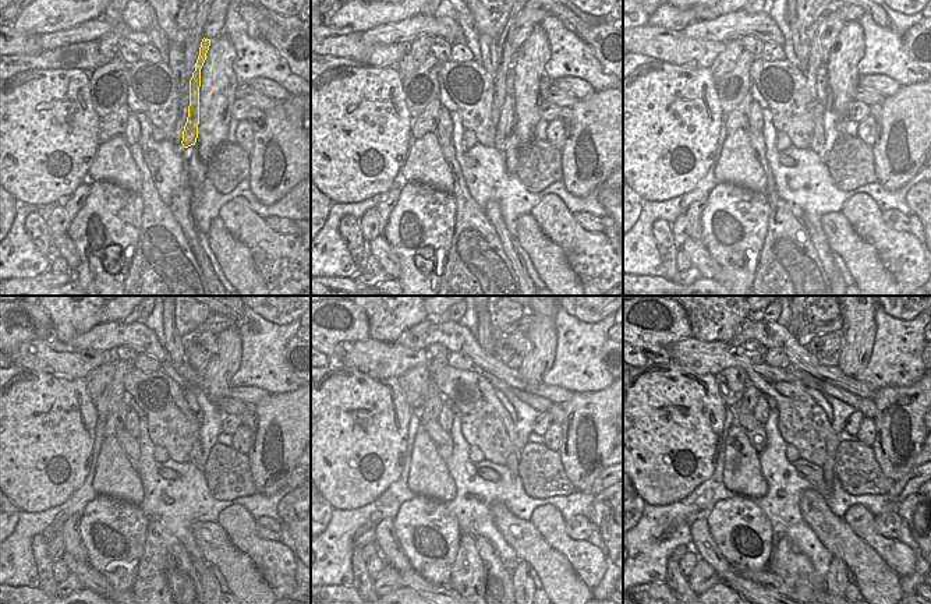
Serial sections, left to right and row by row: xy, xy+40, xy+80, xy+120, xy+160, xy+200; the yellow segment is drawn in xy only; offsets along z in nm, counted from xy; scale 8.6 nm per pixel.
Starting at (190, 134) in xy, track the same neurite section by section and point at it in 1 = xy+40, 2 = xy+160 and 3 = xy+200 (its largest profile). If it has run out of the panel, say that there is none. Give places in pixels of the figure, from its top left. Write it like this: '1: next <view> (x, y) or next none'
1: next xy+40 (506, 123)
2: next xy+160 (512, 462)
3: next xy+200 (828, 467)

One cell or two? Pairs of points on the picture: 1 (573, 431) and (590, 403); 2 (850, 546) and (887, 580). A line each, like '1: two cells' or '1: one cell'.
1: one cell
2: one cell

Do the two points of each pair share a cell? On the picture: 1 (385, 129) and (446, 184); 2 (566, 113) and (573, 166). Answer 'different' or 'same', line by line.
1: different
2: different

